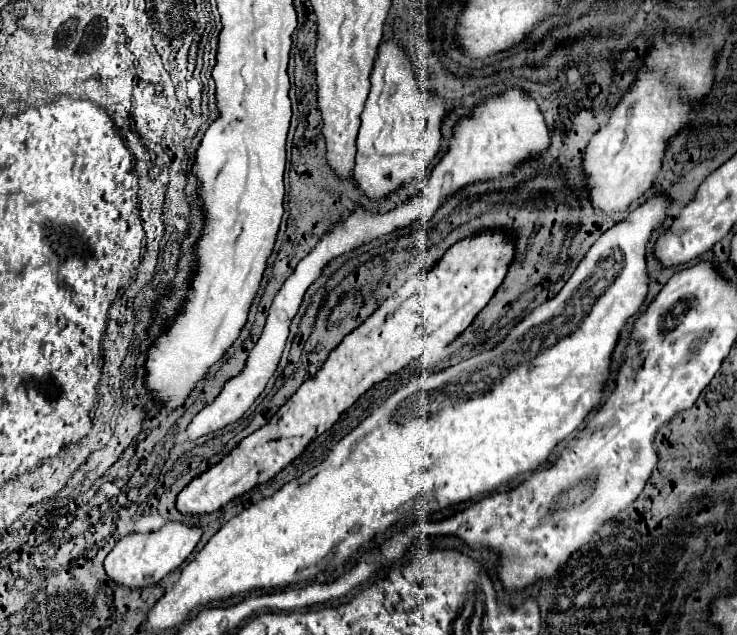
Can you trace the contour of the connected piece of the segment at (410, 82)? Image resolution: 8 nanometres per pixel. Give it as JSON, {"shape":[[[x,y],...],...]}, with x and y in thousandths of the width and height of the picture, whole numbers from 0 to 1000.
{"shape":[[[537,63],[516,72],[502,129],[505,139],[488,183],[491,195],[483,217],[480,280],[491,309],[513,318],[537,302],[543,293],[567,283],[594,243],[602,157],[594,151],[575,151],[570,145],[559,94],[551,91]]]}

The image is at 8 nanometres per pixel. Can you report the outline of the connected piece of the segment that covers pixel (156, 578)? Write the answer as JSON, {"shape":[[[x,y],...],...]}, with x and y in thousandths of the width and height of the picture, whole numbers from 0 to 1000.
{"shape":[[[225,822],[217,835],[201,841],[174,841],[157,854],[141,882],[144,904],[174,926],[198,926],[214,920],[228,901],[239,898],[263,866],[274,844],[274,831],[252,828],[244,822]]]}

